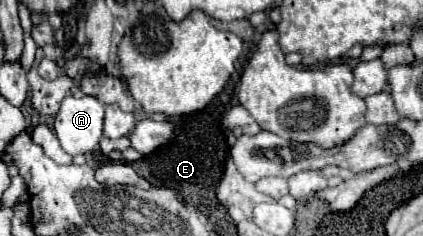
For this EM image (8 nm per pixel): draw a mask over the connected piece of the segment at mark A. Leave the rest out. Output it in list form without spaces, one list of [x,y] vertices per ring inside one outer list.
[[[66,96],[56,114],[54,132],[62,148],[76,156],[98,150],[102,138],[104,104],[94,96]]]

